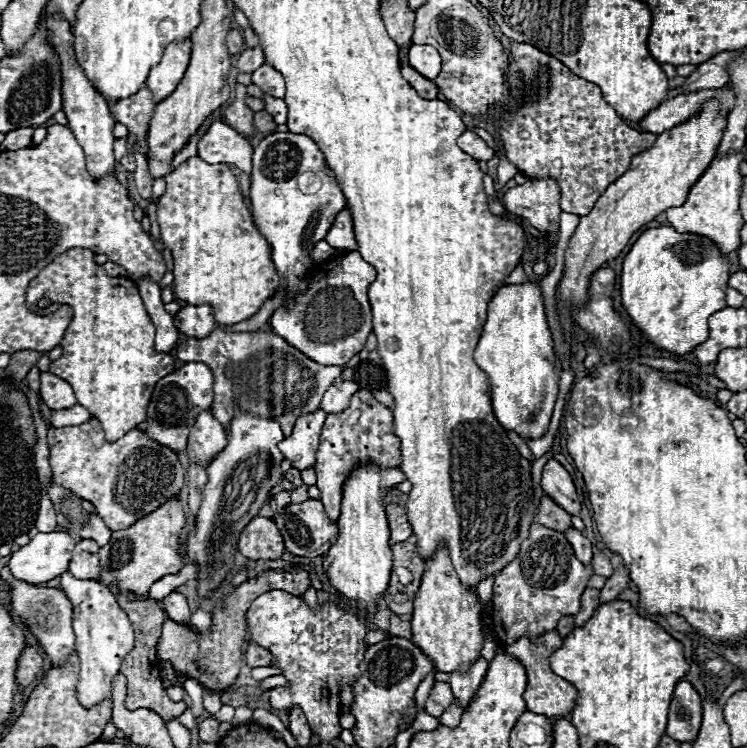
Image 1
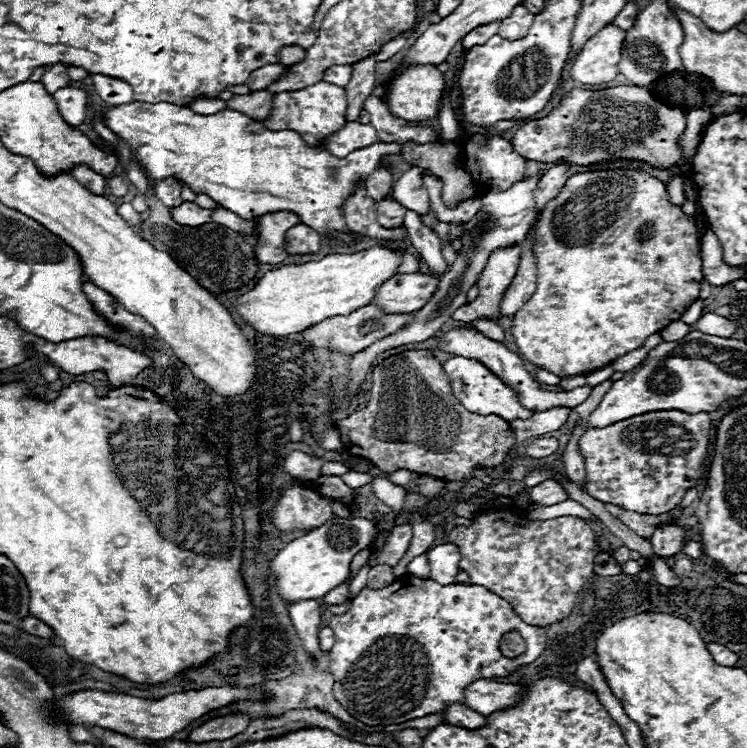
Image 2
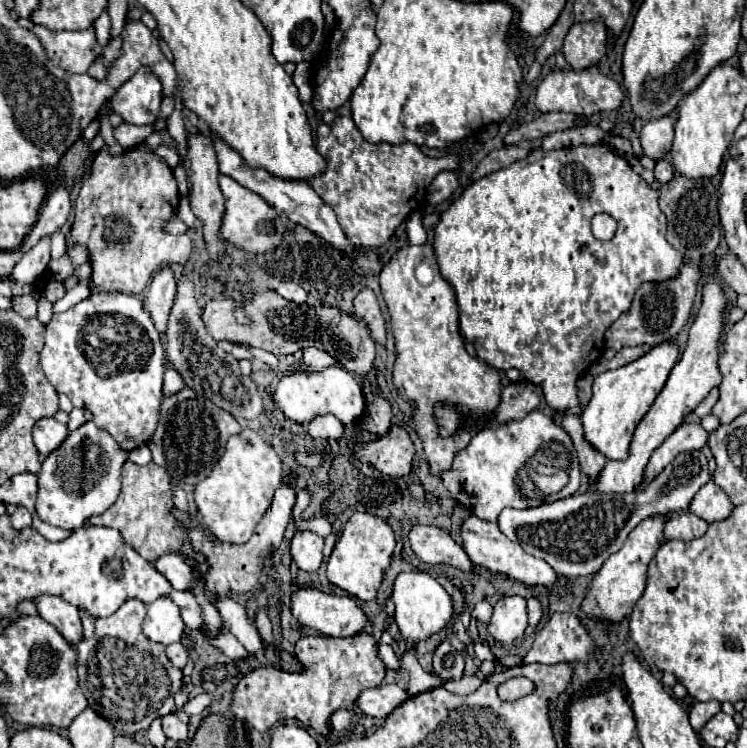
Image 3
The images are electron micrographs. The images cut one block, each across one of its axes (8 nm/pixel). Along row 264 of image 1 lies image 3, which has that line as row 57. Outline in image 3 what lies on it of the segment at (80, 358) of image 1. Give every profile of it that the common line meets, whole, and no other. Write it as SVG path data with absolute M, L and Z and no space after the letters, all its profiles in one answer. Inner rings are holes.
M32 26L30 30L40 38L48 58L72 74L86 74L88 66L102 56L94 26L84 32L54 32L46 26Z

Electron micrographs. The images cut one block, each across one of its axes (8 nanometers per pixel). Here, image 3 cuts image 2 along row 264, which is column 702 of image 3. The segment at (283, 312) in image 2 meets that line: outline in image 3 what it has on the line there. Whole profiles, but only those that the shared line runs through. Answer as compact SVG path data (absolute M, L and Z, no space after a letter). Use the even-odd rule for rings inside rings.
M710 280L702 286L702 306L696 314L694 324L688 330L688 342L680 356L680 360L674 364L662 392L654 400L648 414L640 420L632 444L630 444L630 456L624 462L608 460L606 468L596 478L594 486L598 492L632 492L636 484L644 478L644 466L650 458L650 454L684 422L684 418L706 398L706 394L716 388L722 378L718 370L718 358L720 358L720 338L724 330L724 316L730 308L730 300L724 294L724 286L718 280Z

